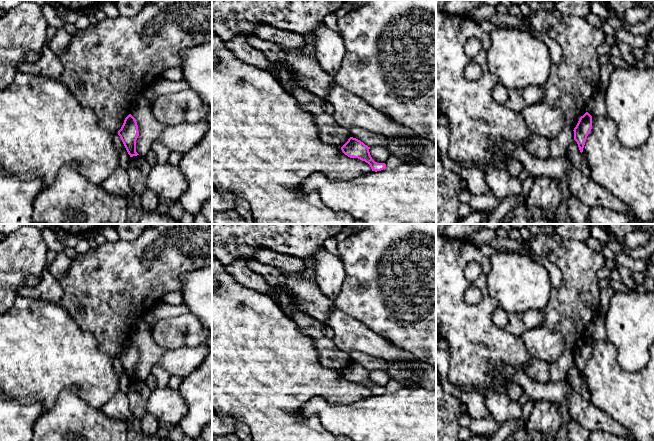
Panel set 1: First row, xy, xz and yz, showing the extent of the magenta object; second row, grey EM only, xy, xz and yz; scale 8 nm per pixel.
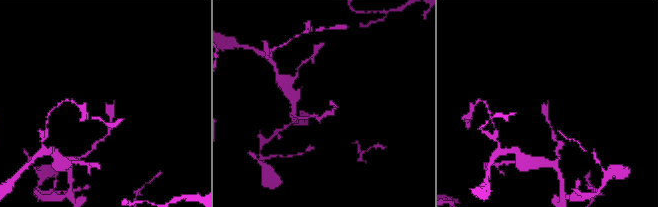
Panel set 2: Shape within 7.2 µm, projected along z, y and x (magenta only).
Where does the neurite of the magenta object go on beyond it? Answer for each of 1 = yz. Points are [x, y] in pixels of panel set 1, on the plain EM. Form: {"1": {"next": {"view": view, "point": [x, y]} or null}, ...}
{"1": {"next": null}}

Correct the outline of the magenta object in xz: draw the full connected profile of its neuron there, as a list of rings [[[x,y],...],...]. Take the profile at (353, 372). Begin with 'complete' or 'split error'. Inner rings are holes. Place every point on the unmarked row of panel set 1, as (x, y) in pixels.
complete | [[[350,361],[348,365],[341,371],[342,376],[350,382],[358,382],[368,387],[372,395],[381,395],[386,392],[385,387],[375,386],[369,376],[370,371],[360,364]]]

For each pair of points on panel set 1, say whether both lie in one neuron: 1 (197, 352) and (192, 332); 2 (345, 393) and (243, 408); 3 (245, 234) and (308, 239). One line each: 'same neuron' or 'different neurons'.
1: different neurons
2: same neuron
3: same neuron

